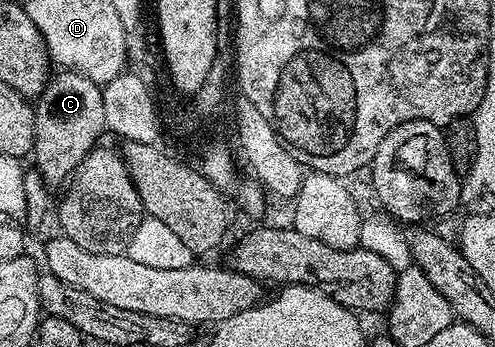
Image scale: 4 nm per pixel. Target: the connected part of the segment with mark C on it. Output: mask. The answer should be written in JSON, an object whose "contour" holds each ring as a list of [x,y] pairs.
{"contour":[[[57,71],[52,74],[48,85],[36,98],[34,123],[35,135],[34,145],[31,152],[36,172],[41,174],[41,180],[46,186],[64,186],[68,182],[71,174],[83,163],[85,156],[98,144],[101,133],[106,132],[105,116],[103,115],[103,95],[102,86],[96,81],[87,79],[87,75],[72,71]]]}

